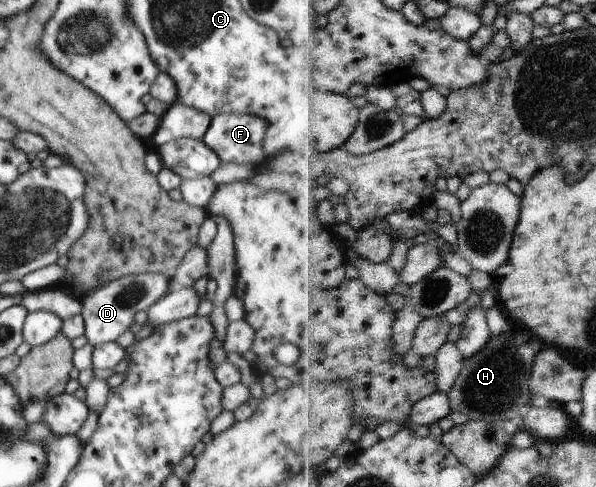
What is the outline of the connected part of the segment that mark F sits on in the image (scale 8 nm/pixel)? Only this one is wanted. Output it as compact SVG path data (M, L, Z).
M217 114L212 118L203 142L211 150L215 150L215 153L220 156L221 163L238 165L249 163L263 166L267 157L264 154L262 143L268 127L267 120L255 114Z

